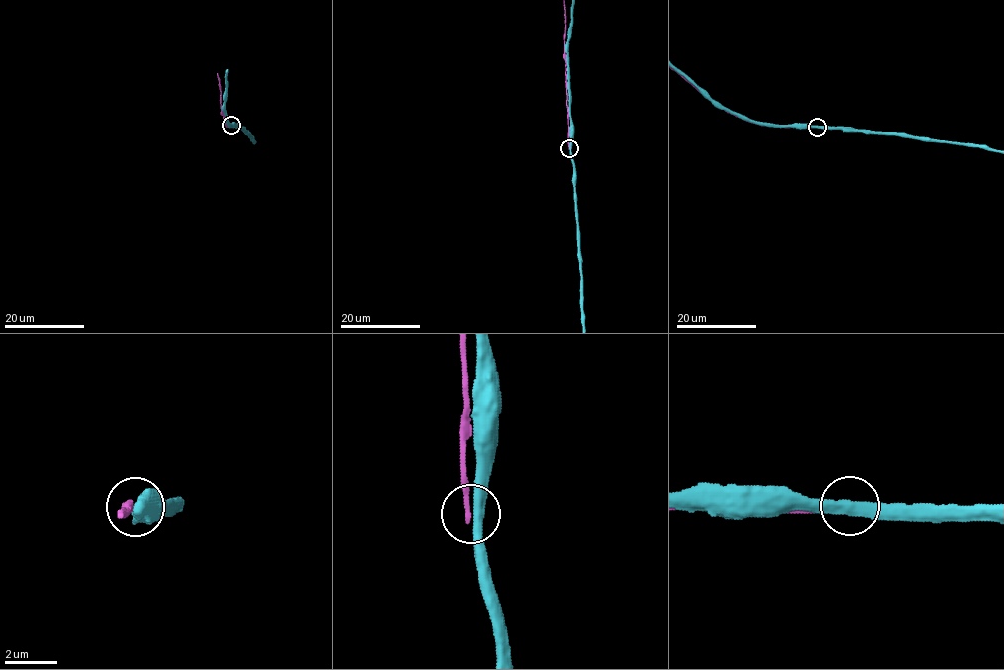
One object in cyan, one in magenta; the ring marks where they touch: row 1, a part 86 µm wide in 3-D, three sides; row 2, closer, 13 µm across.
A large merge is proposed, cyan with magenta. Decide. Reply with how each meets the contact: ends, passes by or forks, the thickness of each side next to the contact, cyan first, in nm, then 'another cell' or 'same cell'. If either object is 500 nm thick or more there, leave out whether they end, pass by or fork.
cyan passes by; magenta ends; calibres 440 and 200 nm; another cell

